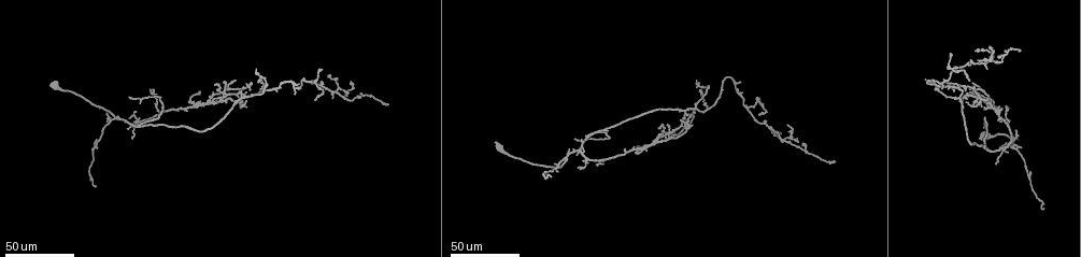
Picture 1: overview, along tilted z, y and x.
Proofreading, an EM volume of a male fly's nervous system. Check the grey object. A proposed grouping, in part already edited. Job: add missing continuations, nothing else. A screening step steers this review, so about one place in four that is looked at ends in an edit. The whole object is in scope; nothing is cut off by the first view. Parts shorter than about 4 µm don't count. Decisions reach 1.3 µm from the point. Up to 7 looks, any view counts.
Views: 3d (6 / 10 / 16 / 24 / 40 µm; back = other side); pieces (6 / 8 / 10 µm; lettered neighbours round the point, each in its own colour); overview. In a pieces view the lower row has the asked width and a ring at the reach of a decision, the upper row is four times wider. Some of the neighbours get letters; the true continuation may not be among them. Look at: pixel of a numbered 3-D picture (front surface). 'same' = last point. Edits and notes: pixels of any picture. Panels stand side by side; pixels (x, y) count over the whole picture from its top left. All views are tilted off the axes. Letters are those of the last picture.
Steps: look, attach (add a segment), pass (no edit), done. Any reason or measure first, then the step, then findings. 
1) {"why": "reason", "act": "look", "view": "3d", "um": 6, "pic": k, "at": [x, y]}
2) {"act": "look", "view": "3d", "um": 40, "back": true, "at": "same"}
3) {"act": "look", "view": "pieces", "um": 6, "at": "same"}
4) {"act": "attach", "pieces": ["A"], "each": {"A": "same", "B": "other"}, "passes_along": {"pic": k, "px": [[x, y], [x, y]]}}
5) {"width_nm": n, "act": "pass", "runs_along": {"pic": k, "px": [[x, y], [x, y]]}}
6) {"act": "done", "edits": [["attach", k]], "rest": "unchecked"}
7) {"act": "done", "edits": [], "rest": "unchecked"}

{"why": "branch stops here", "act": "look", "view": "3d", "um": 24, "pic": 1, "at": [981, 49]}

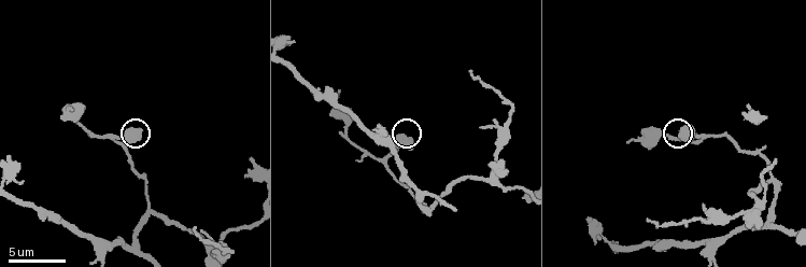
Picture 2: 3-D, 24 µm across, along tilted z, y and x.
{"why": "see the neighbours", "act": "look", "view": "pieces", "um": 10, "pic": 2, "at": [138, 130]}

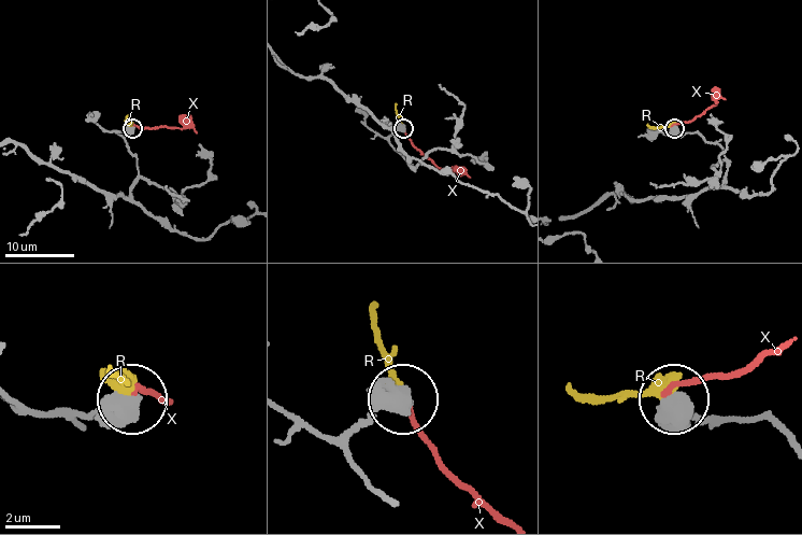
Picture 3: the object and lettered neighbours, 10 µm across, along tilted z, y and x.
{"act": "pass", "each": {"R": "other", "X": "other"}, "runs_along": {"pic": 3, "px": [[120, 196], [138, 174], [117, 132], [130, 128]]}, "found": "no lettered segment goes on from it"}

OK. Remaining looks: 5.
{"why": "tapers out", "act": "look", "view": "3d", "um": 40, "pic": 1, "at": [967, 66]}

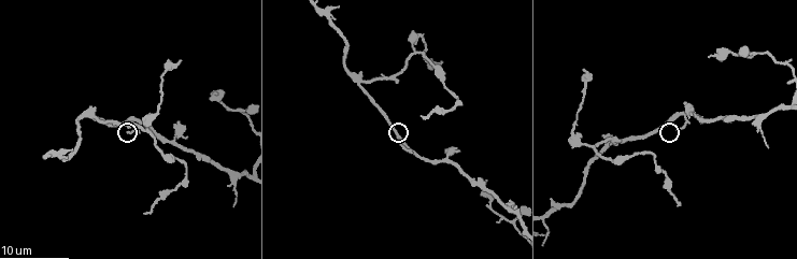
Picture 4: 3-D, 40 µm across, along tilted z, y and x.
{"act": "look", "view": "3d", "um": 10, "pic": 4, "at": [678, 127]}

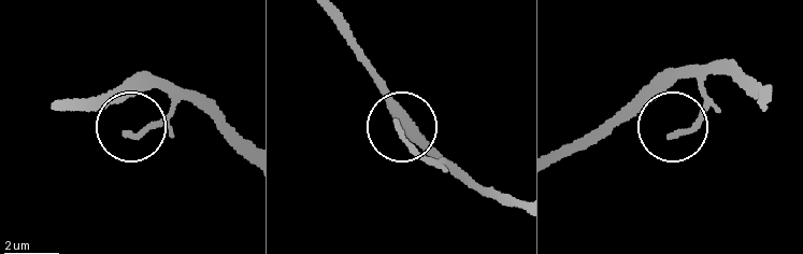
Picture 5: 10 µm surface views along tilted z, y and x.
{"act": "look", "view": "pieces", "um": 8, "pic": 5, "at": [127, 135]}

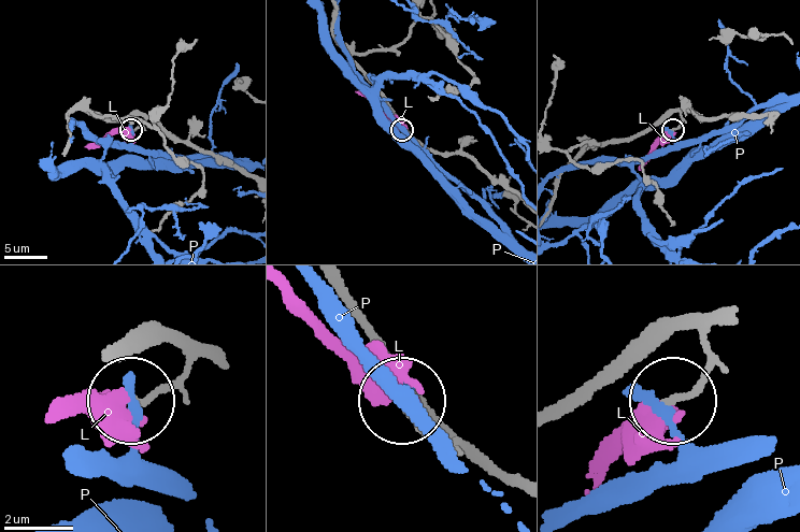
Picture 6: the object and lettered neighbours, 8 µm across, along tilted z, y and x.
{"act": "pass", "each": {"L": "other", "P": "other"}, "runs_along": {"pic": 6, "px": [[560, 414], [661, 339], [689, 331], [705, 364], [680, 398]]}, "found": "none of them fits"}

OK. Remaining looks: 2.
{"why": "tapers out", "act": "look", "view": "3d", "um": 24, "pic": 1, "at": [977, 104]}

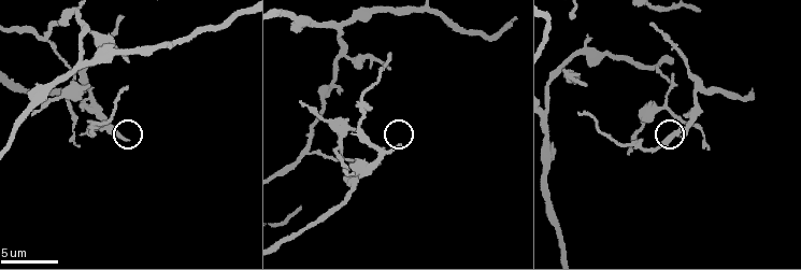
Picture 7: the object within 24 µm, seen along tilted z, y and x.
{"act": "look", "view": "pieces", "um": 8, "pic": 7, "at": [682, 137]}

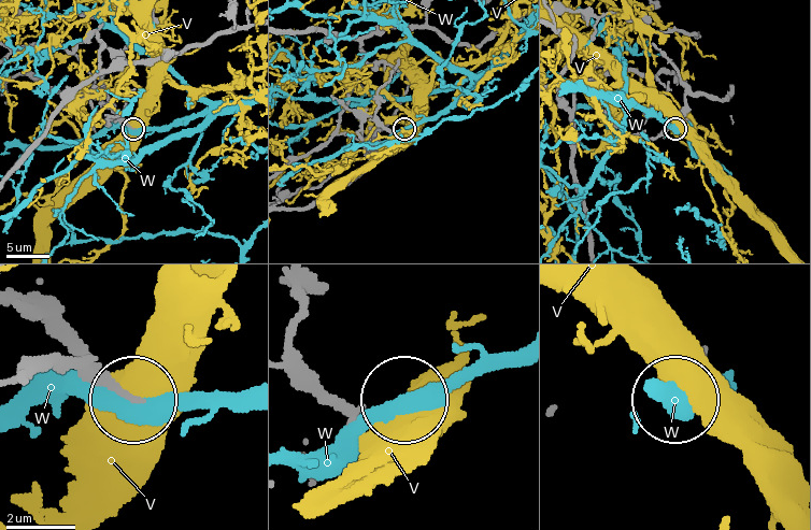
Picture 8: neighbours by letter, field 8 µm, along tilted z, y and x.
{"act": "pass", "each": {"V": "other", "W": "other"}, "found": "none of them fits"}

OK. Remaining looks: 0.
{"act": "done", "edits": [], "rest": "unchecked"}

